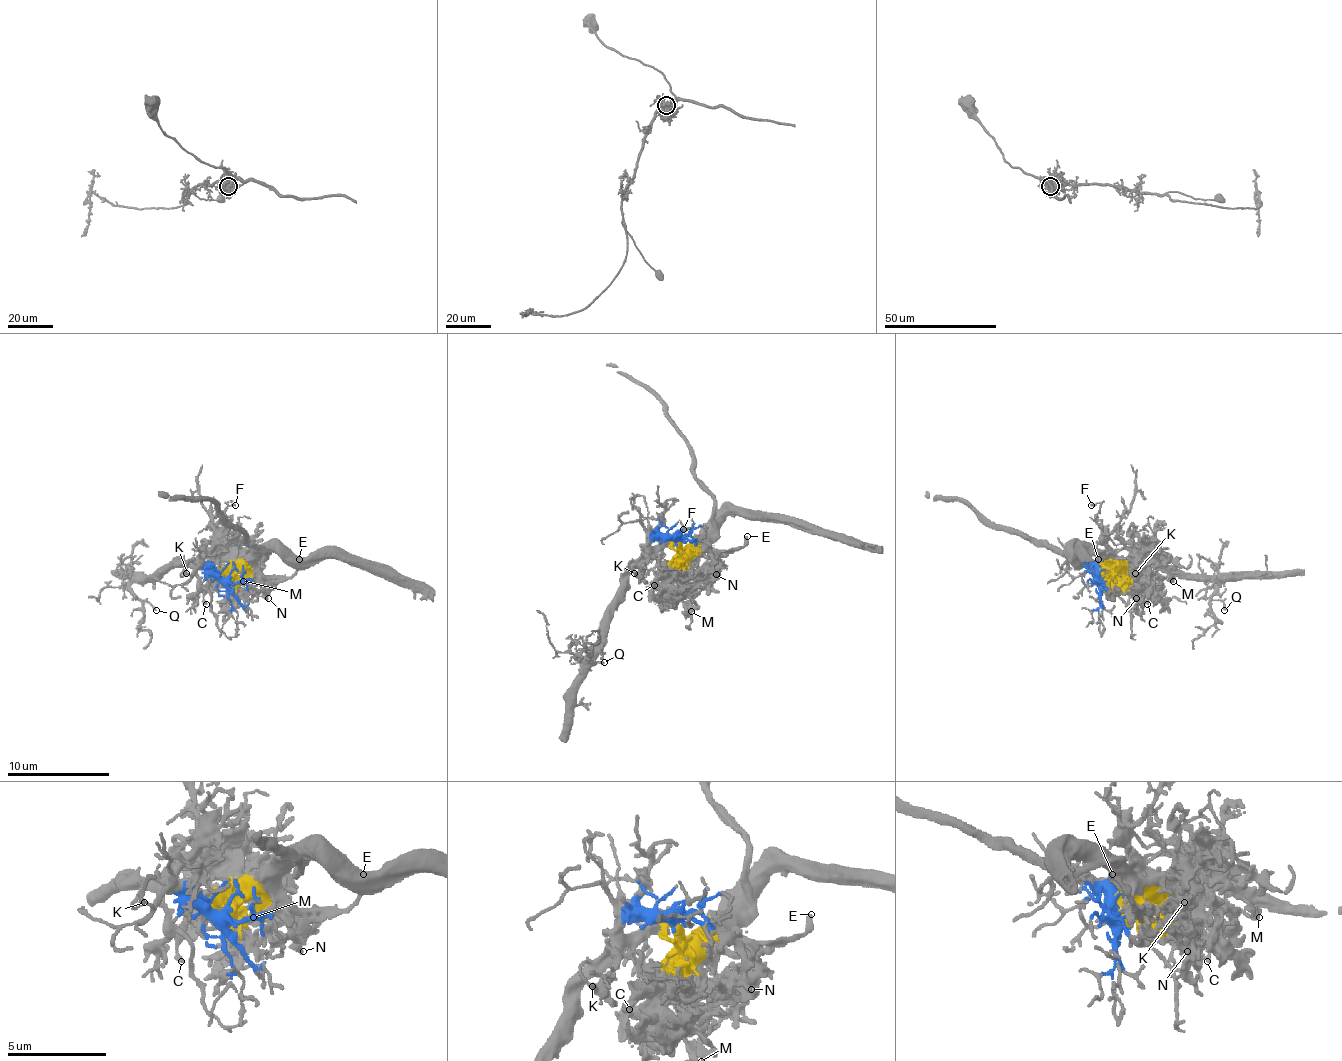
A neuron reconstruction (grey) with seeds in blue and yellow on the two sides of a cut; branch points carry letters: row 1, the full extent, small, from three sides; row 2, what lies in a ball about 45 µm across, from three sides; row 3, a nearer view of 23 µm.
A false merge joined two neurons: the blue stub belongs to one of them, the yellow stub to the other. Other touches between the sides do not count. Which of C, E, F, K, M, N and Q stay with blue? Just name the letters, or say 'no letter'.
F, K, Q

